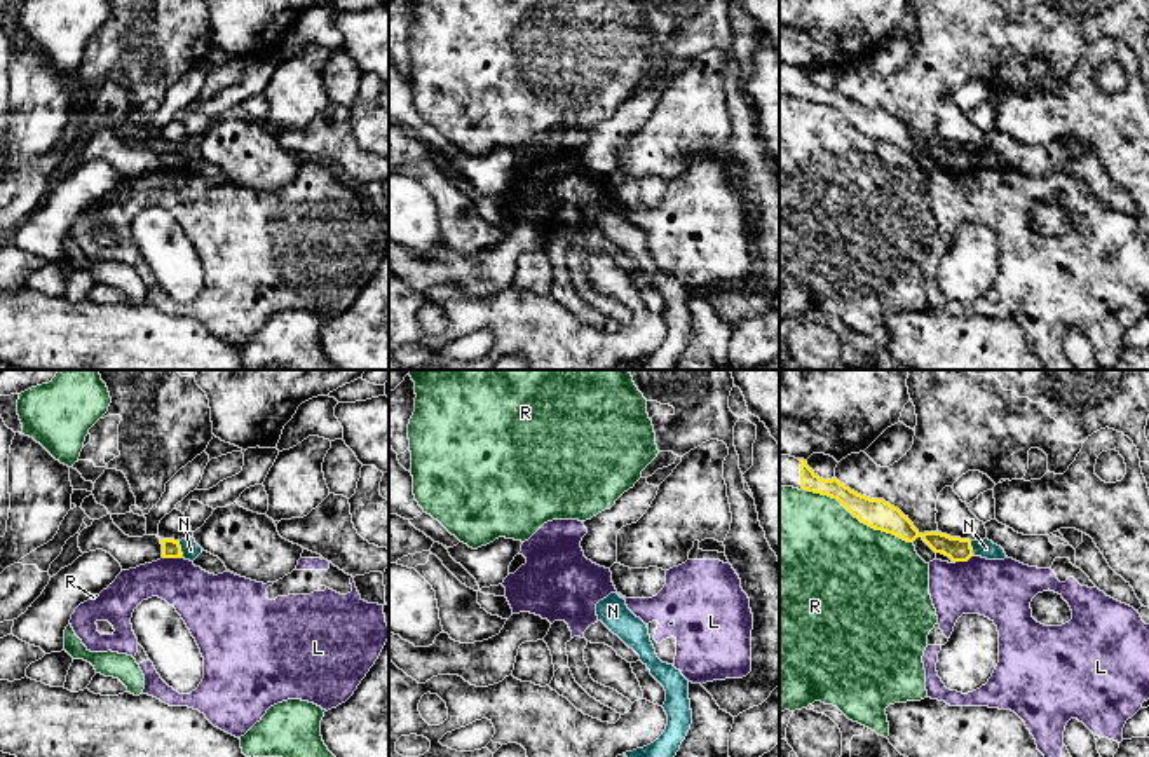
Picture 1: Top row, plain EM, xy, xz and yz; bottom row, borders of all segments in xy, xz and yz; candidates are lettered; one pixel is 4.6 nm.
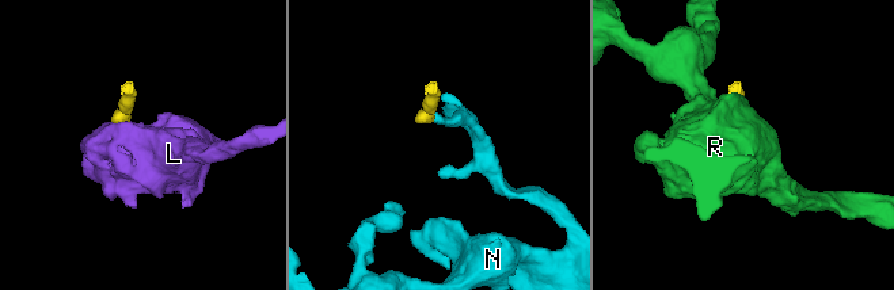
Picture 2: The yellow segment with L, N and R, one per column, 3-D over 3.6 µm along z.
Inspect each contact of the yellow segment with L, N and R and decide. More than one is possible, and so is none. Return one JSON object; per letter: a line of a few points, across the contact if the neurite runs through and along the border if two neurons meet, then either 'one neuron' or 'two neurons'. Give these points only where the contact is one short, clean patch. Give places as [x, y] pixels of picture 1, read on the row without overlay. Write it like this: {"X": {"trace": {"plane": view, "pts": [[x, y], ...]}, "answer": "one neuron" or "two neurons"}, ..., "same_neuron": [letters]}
{"L": {"trace": {"plane": "xy", "pts": [[163, 166], [182, 168]]}, "answer": "two neurons"}, "N": {"trace": {"plane": "xy", "pts": [[178, 150], [183, 166]]}, "answer": "two neurons"}, "R": {"answer": "two neurons"}, "same_neuron": []}

